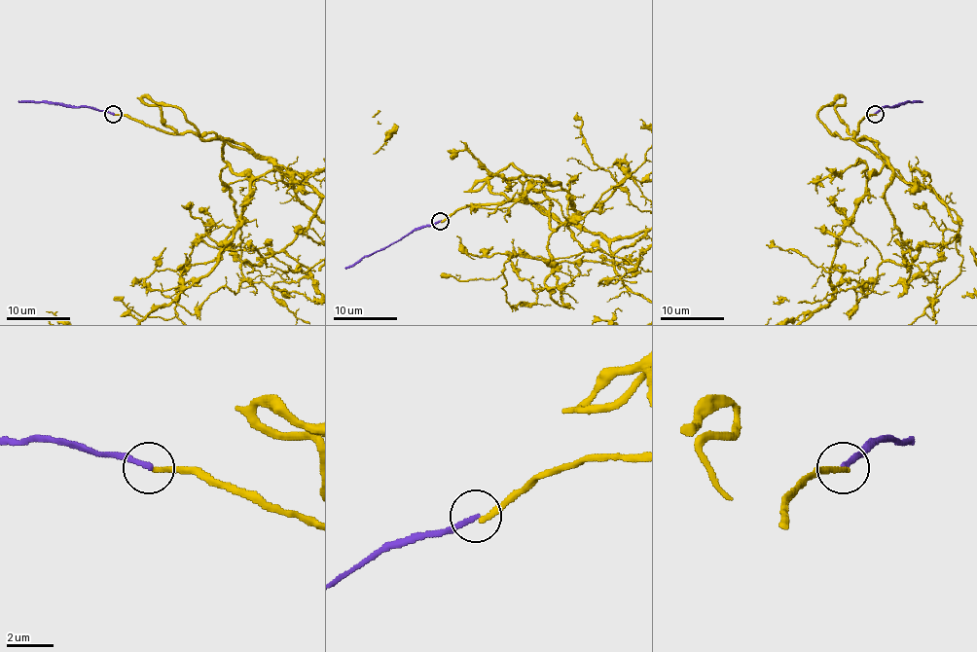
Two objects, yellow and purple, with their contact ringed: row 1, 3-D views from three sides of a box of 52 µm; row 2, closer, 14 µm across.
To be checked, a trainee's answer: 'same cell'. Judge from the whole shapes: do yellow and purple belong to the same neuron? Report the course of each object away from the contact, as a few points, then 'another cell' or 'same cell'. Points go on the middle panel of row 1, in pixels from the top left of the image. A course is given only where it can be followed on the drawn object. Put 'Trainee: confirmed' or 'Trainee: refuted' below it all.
course purple (440, 220), (412, 230), (397, 240), (364, 255), (344, 268); another cell
Trainee: refuted

